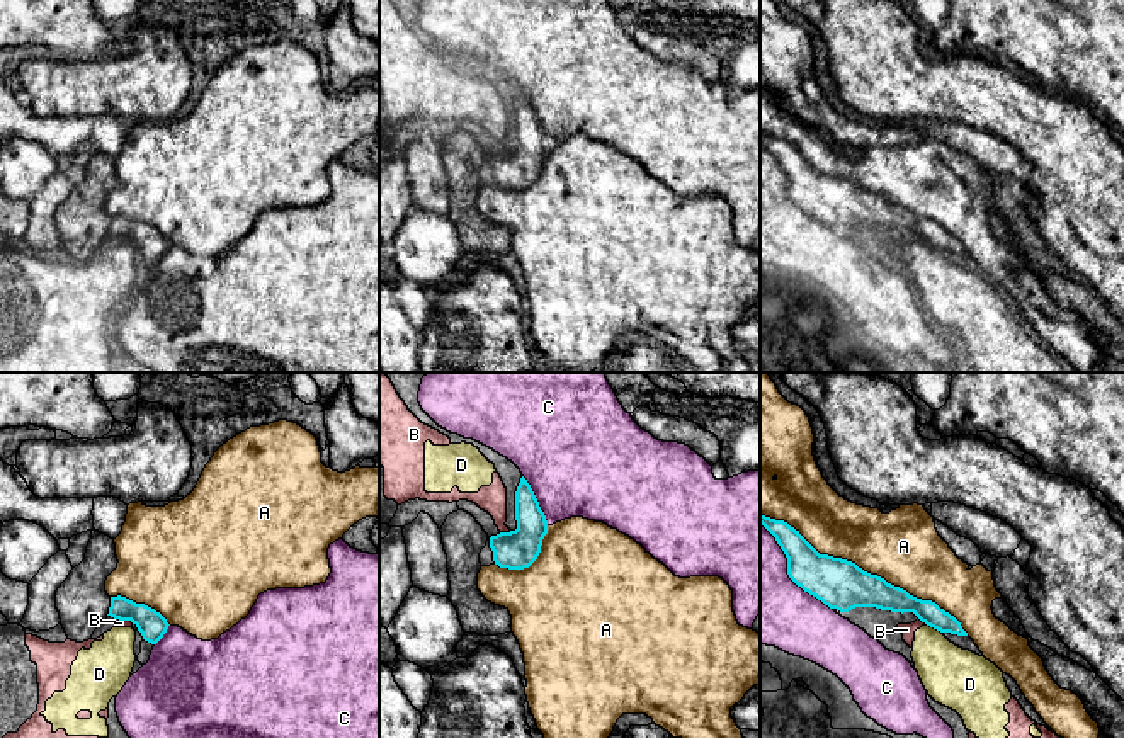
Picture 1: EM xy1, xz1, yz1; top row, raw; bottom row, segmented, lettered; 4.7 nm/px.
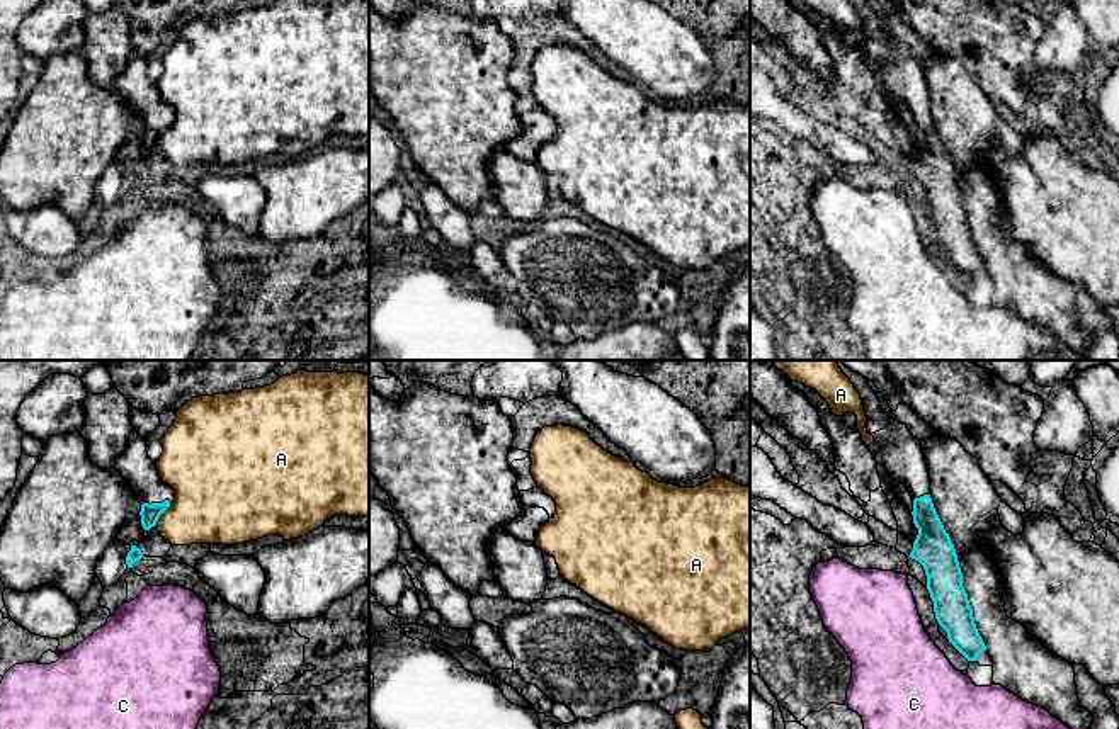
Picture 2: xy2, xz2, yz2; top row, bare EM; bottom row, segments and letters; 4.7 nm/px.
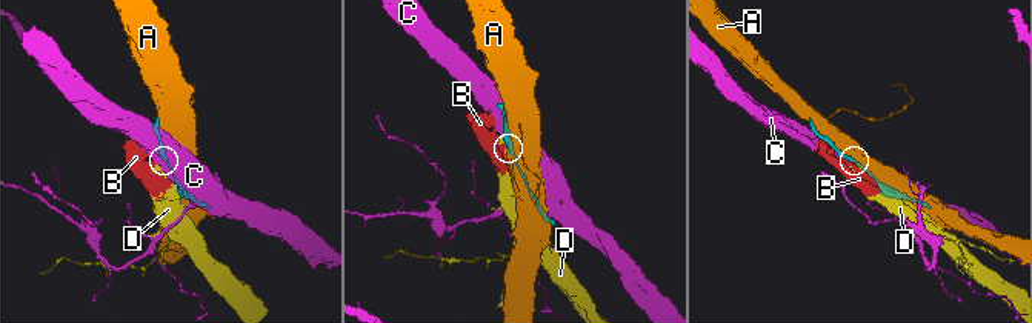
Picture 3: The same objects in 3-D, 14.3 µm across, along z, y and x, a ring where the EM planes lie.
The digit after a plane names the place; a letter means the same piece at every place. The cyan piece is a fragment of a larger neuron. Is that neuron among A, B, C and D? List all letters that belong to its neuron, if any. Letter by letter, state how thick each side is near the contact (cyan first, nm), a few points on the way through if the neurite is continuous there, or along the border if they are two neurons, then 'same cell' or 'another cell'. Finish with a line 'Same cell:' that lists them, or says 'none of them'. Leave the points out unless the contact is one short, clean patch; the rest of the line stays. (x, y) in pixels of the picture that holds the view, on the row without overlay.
A: 240 nm thick on the cyan side, 360 nm on the other; another cell
B: 190 nm thick on the cyan side, 130 nm on the other; border along xz1 (510, 150), (500, 152); another cell
C: 240 nm thick on the cyan side, 380 nm on the other; another cell
D: 120 nm thick on the cyan side, 280 nm on the other; another cell
Same cell: none of them

